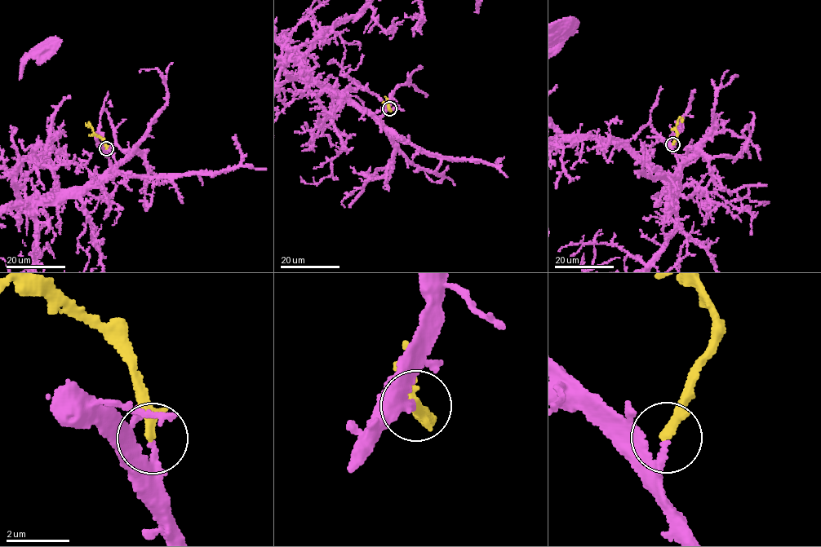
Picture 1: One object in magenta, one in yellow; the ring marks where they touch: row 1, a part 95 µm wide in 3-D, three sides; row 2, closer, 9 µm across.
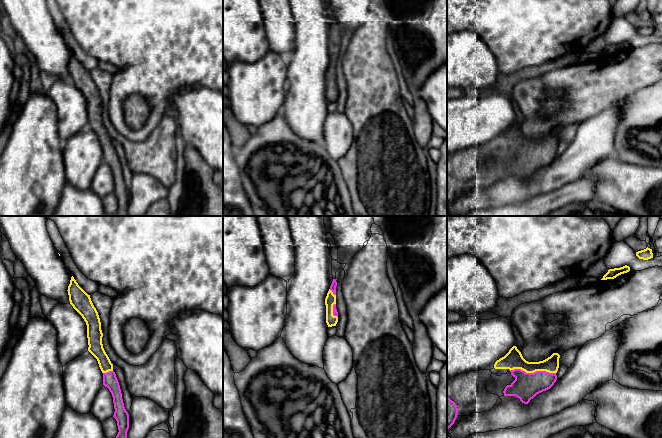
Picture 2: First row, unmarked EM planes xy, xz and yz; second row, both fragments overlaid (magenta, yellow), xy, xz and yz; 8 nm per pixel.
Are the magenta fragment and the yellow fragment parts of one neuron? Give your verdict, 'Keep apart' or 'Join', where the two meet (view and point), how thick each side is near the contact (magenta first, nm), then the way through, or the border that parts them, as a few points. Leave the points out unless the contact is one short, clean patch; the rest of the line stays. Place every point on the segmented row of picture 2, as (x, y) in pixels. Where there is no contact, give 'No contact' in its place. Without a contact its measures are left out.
Join. Touches magenta at yz (534, 372). Thickness 220 nm (magenta) against 150 nm. Path across: yz (526, 386), (534, 372), (526, 372), (513, 359)

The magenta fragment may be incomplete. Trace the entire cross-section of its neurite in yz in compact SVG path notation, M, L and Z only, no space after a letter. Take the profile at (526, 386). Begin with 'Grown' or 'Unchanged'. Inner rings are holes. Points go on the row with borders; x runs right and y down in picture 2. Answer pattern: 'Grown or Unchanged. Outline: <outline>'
Grown. Outline: M516 346L494 364L495 369L509 369L515 380L507 385L504 396L515 396L528 404L537 394L550 389L557 380L558 353L539 362L526 361Z

